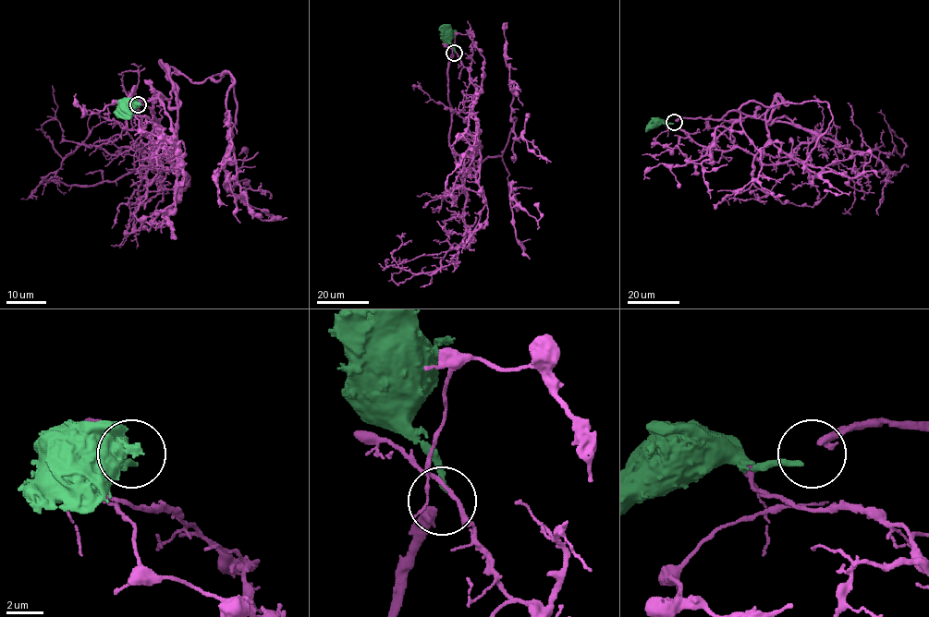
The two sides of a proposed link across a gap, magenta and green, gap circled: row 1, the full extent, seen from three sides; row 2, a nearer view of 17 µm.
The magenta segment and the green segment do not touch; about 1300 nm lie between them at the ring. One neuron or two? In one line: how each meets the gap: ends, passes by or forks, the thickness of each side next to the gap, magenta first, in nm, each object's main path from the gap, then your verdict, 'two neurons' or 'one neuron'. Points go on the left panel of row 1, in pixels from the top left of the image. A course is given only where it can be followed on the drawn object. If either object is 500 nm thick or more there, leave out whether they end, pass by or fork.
550/280 nm | magenta via (137, 102), (134, 88), (130, 102), (177, 106), (165, 66), (192, 82), (227, 72), (232, 190), (238, 155) | green via (139, 106), (127, 108), (127, 105) | two neurons

